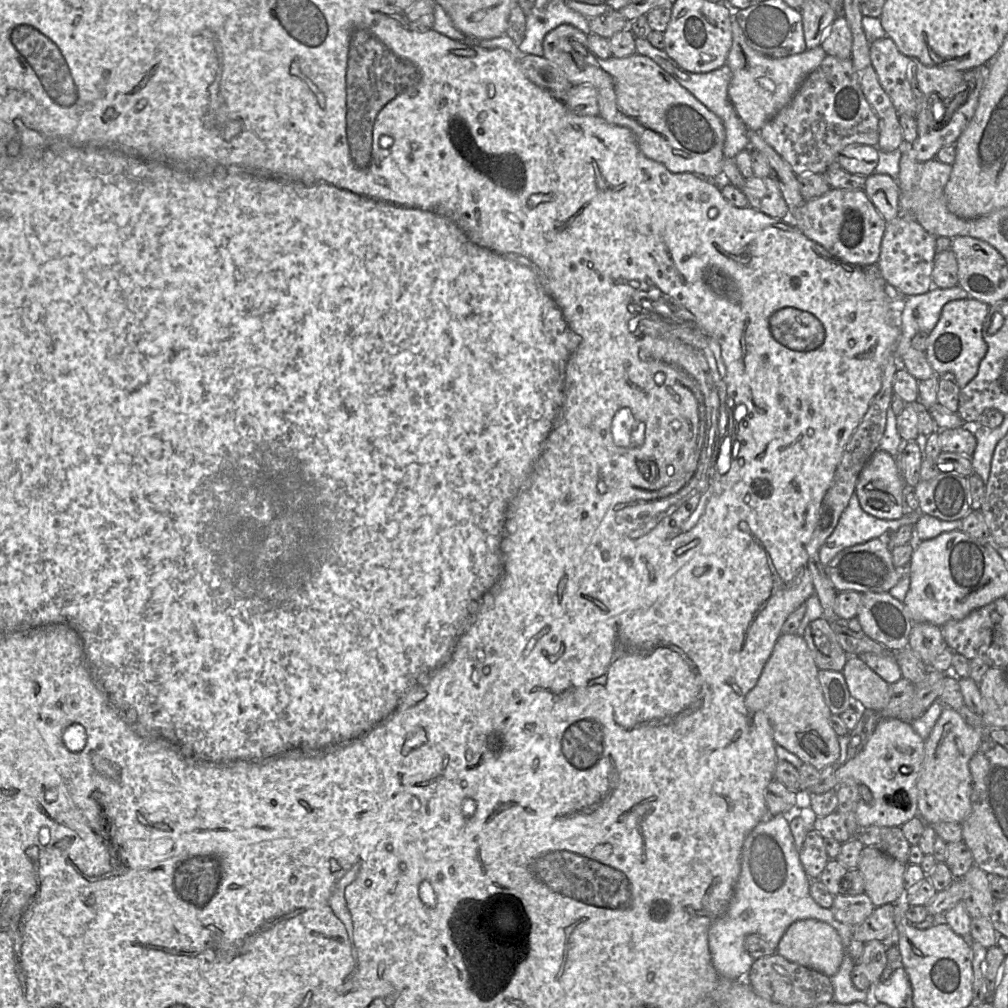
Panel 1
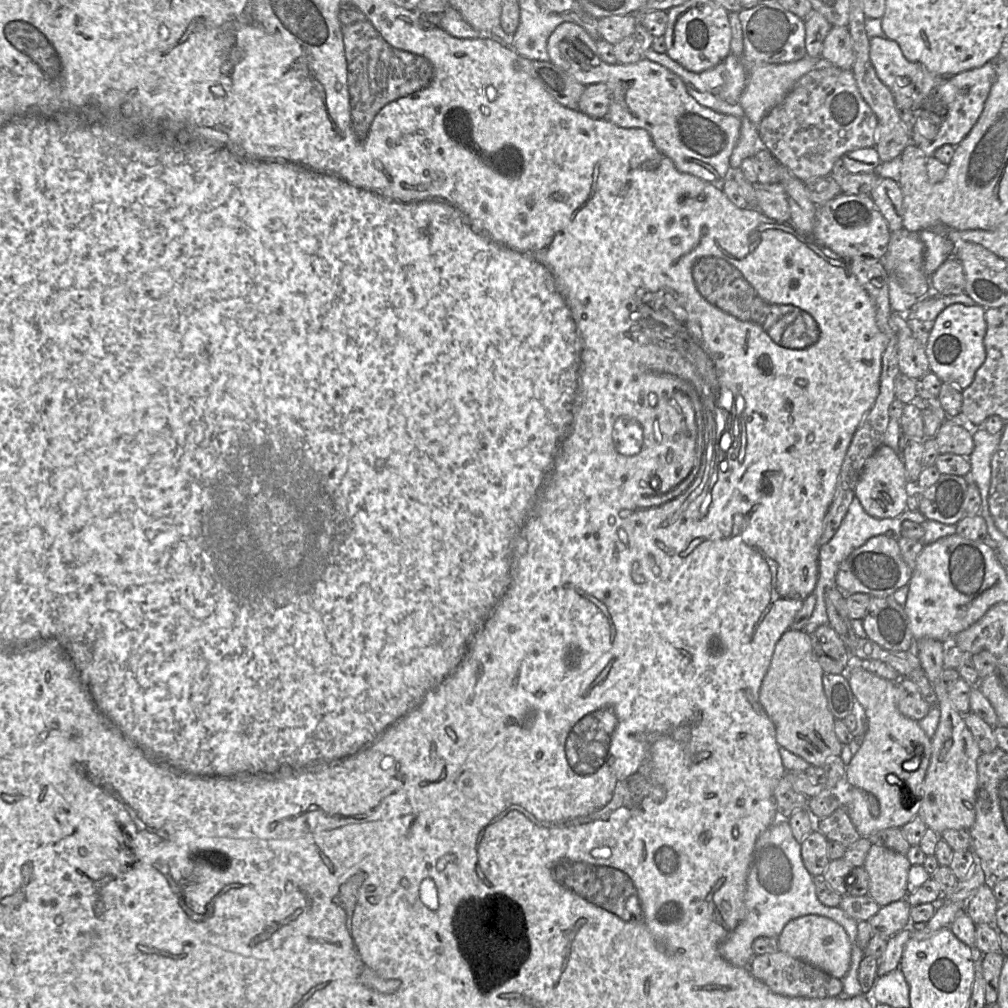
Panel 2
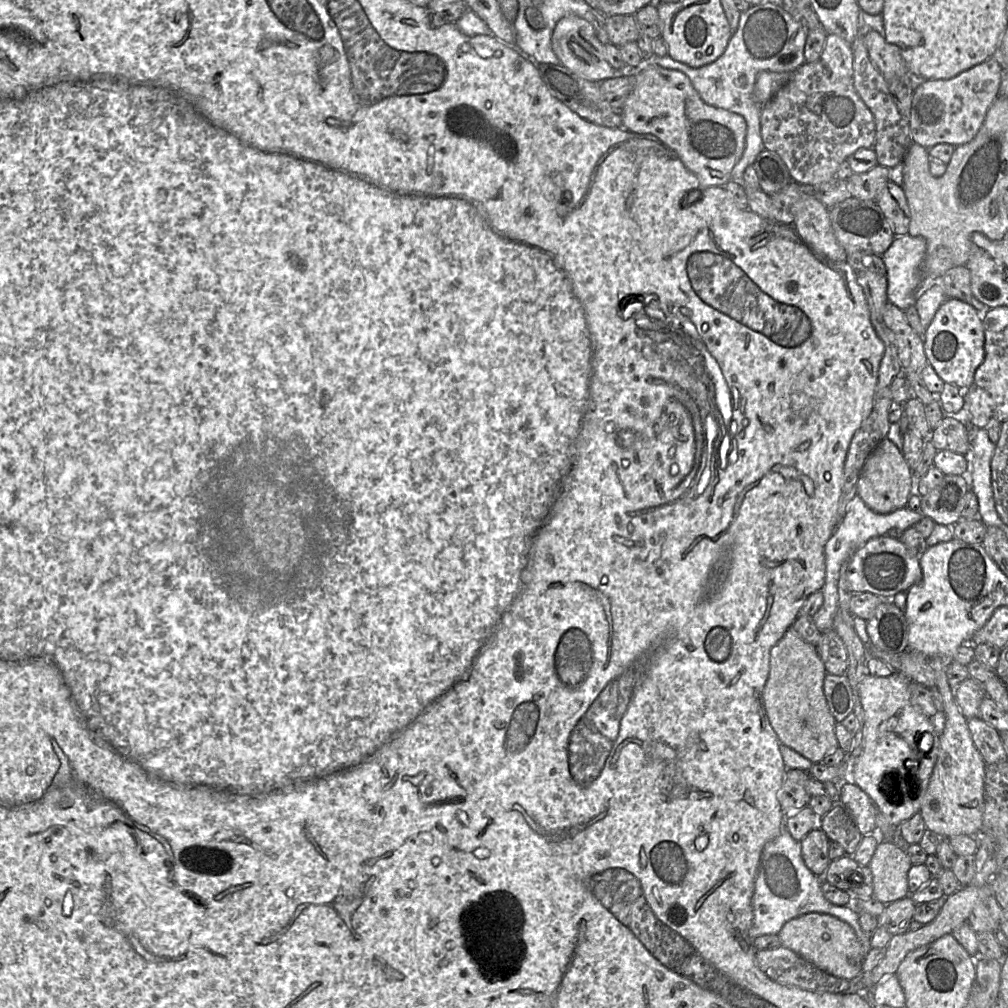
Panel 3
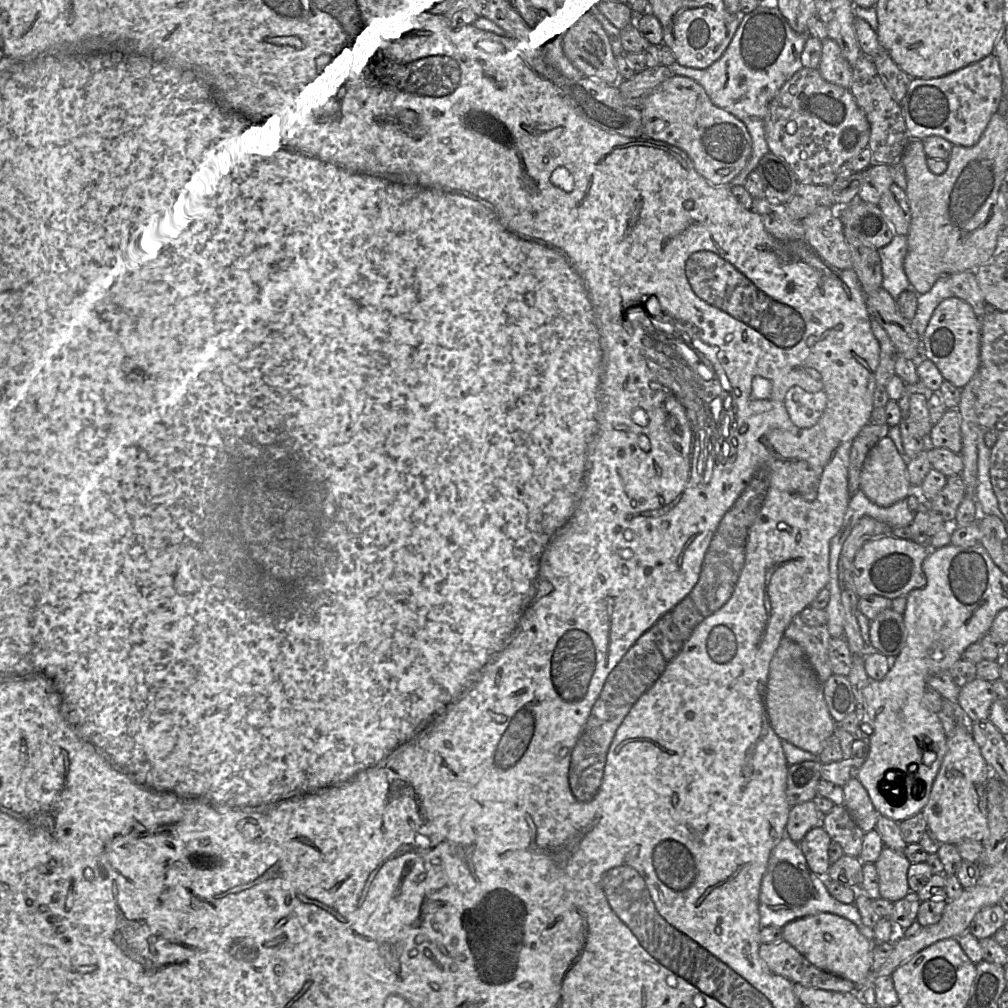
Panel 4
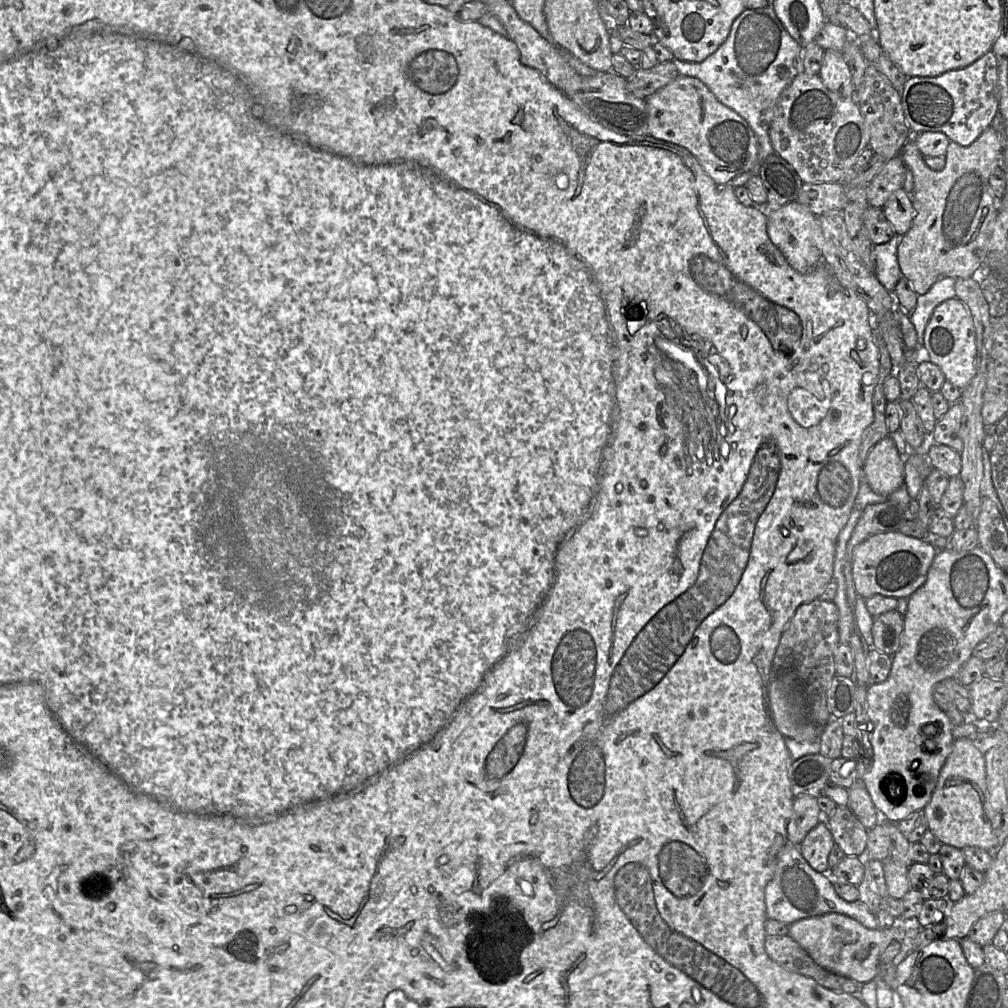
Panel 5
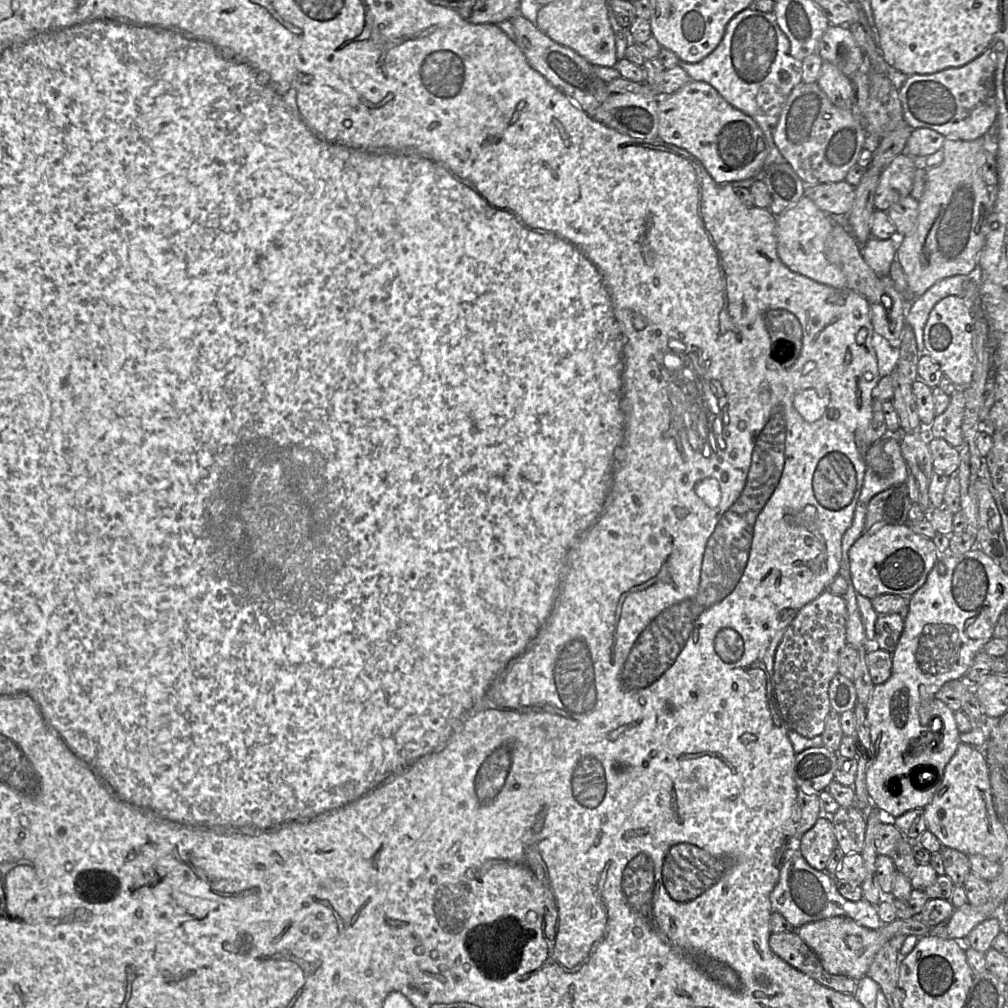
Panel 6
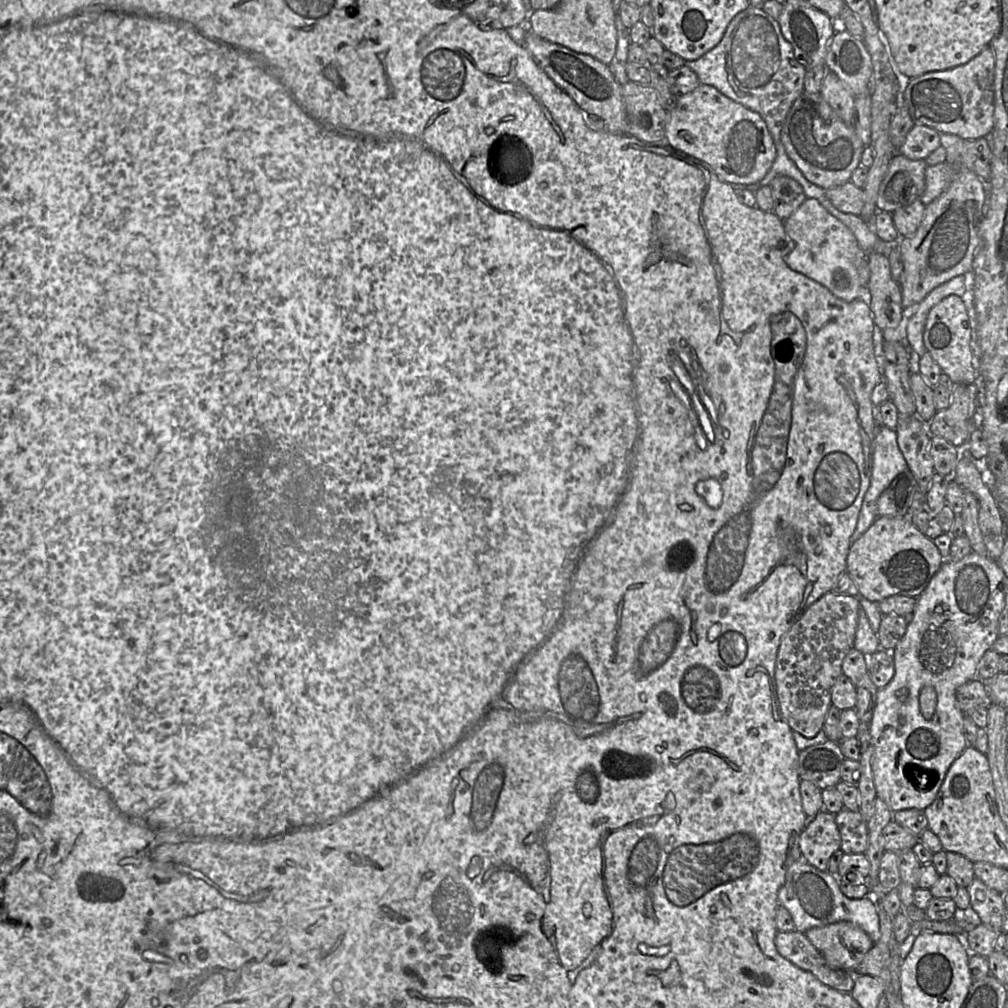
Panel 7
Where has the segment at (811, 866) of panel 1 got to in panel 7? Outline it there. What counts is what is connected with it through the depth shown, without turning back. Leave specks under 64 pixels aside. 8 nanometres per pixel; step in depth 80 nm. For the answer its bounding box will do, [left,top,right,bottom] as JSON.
[798,810,841,871]

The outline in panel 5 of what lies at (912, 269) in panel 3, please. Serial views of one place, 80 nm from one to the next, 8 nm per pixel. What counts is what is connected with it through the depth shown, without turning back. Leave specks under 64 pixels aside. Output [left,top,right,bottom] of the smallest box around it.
[873,234,902,292]

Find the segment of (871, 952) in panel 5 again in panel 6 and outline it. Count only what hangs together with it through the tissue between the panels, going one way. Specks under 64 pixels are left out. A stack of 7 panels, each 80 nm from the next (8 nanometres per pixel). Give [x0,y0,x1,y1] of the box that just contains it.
[794,916,932,981]

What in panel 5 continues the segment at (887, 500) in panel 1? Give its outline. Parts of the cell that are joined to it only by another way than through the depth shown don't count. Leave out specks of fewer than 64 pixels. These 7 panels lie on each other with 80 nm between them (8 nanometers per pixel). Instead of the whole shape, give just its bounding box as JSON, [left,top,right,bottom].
[863,436,905,496]

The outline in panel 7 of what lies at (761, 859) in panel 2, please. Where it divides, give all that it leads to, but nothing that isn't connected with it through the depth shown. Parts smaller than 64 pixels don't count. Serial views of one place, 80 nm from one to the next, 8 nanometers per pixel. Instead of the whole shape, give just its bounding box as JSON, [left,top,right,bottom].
[778,857,880,944]

